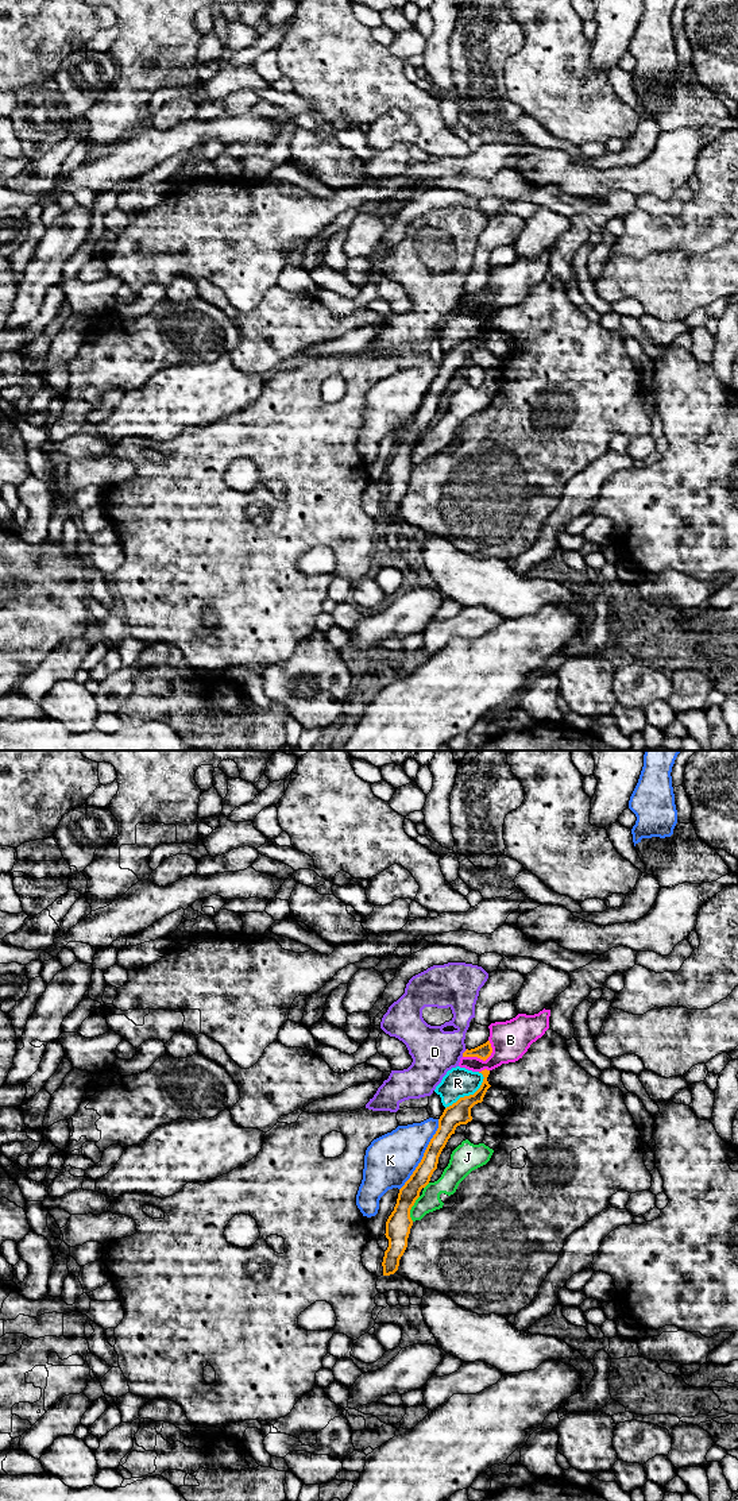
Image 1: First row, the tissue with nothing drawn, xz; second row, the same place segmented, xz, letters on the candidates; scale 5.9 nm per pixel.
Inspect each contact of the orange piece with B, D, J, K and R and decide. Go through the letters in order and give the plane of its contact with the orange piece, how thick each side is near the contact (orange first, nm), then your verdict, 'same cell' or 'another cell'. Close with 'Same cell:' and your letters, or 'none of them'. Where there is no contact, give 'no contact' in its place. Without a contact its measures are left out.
B: xz | 90/240 nm | another cell
D: xz | 90/280 nm | another cell
J: xz | 150/120 nm | another cell
K: xz | 120/300 nm | another cell
R: xz | 140/180 nm | another cell
Same cell: none of them

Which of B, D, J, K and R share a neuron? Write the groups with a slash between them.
B / D / J / K / R

